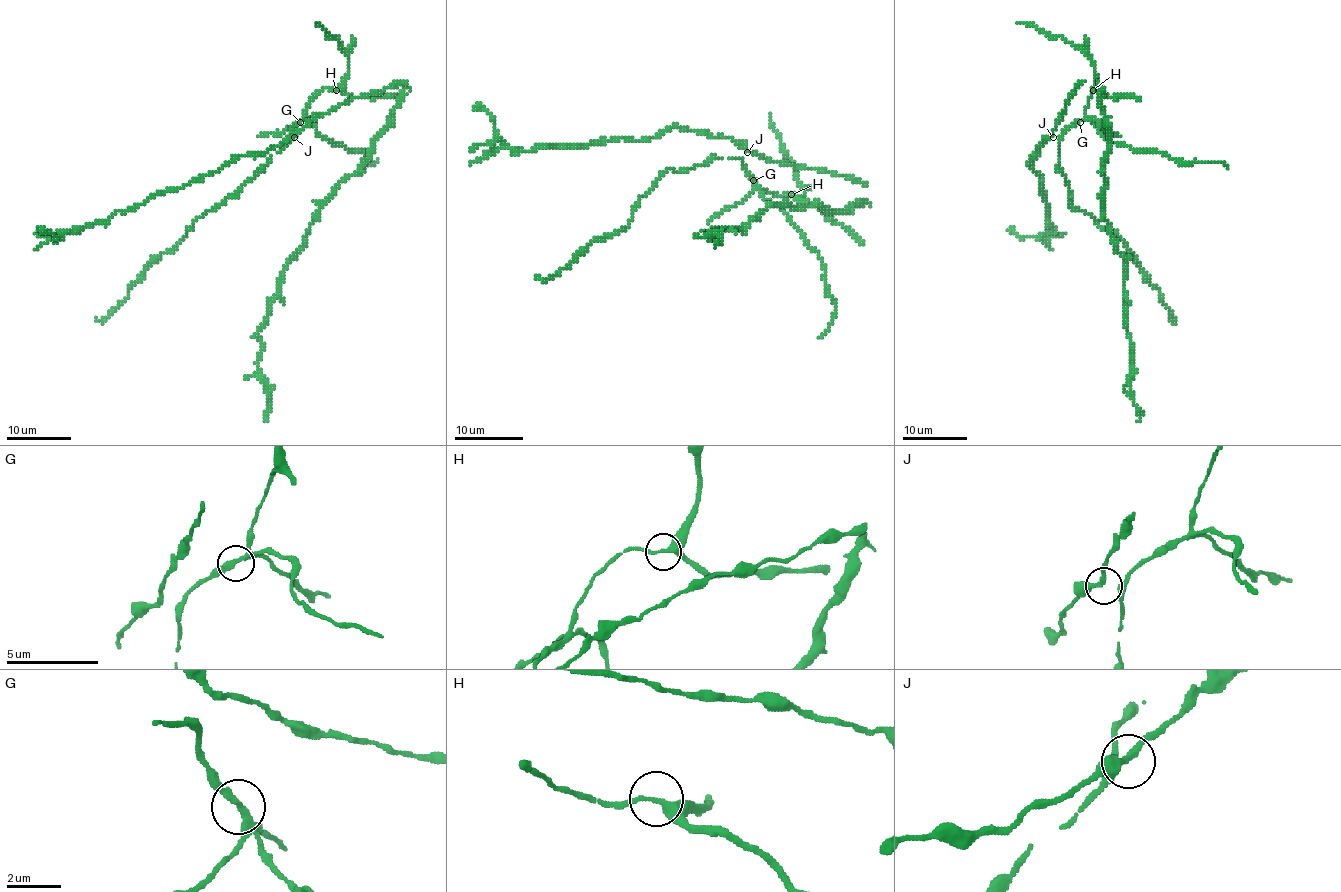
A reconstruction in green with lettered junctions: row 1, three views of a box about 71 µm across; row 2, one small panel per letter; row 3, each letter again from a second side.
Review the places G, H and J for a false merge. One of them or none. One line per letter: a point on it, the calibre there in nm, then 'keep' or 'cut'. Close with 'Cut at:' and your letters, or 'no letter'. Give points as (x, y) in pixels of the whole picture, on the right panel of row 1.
G: place (1080, 122); calibre 240 nm; cut
H: place (1093, 90); calibre 240 nm; keep
J: place (1053, 137); calibre 200 nm; keep
Cut at: G

